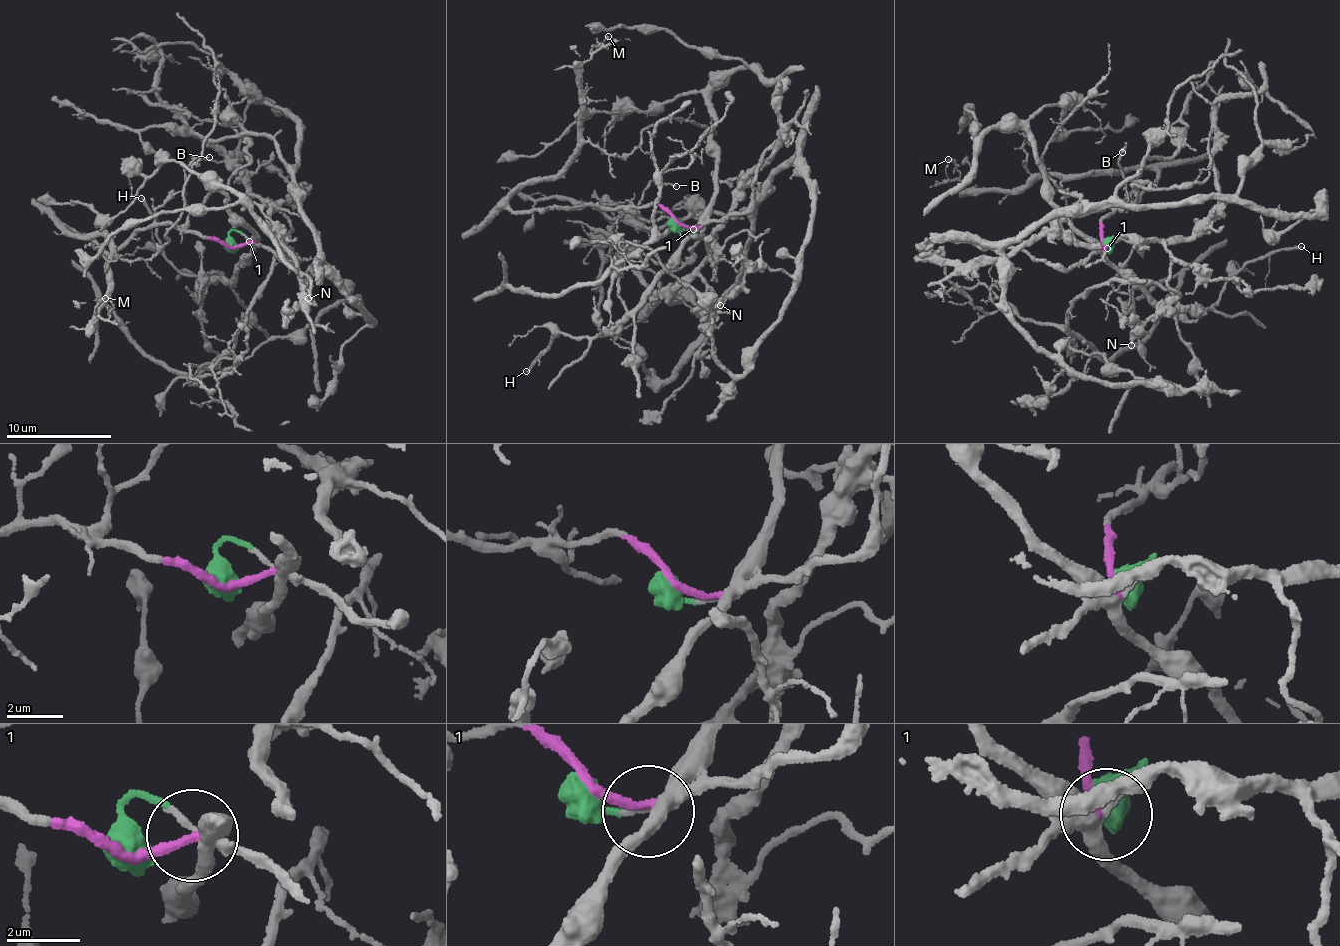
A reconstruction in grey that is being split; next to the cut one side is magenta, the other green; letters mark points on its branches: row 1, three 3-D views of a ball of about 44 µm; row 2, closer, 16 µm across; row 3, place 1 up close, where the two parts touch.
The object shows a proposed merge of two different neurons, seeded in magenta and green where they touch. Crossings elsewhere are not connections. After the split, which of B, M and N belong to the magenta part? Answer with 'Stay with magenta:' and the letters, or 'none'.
Stay with magenta: B, M, N

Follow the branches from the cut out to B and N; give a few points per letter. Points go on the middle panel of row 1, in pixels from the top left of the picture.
B: (675, 220), (653, 205), (638, 208), (635, 213), (651, 180), (675, 186)
N: (675, 220), (704, 226), (744, 210), (764, 165), (699, 269), (712, 301), (700, 317), (721, 305)

